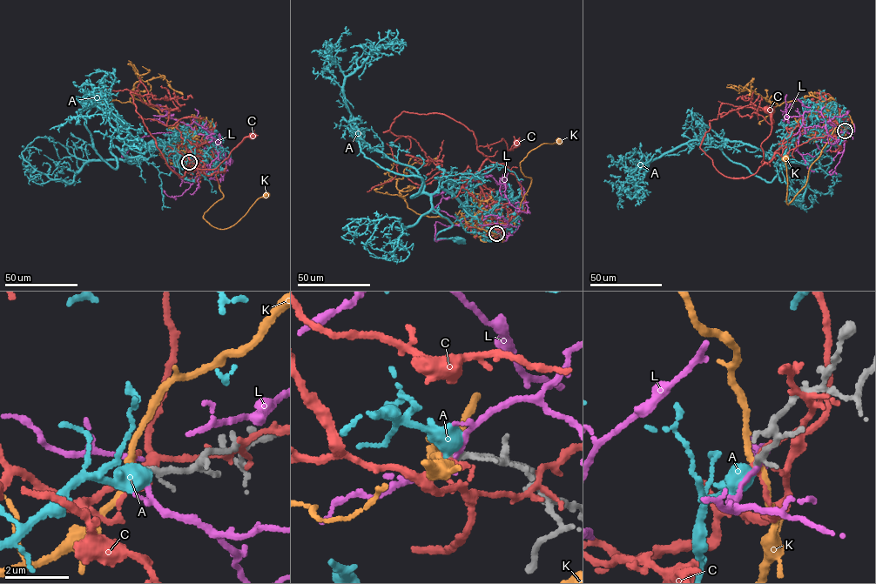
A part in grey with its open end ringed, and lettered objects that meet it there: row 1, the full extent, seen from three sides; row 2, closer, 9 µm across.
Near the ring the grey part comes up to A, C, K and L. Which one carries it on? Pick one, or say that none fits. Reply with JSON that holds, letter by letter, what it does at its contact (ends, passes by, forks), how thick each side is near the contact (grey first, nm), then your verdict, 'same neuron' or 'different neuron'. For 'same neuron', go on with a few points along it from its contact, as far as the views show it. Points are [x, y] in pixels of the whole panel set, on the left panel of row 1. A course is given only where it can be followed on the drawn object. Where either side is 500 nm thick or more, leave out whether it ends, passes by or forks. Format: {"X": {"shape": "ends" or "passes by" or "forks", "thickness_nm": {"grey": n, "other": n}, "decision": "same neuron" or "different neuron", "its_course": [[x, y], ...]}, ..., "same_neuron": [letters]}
{"A": {"shape": "passes by", "thickness_nm": {"grey": 140, "other": 440}, "decision": "same neuron", "its_course": [[189, 162], [179, 167], [171, 142], [124, 161], [142, 160], [129, 158], [124, 152], [126, 149], [153, 144]]}, "C": {"shape": "passes by", "thickness_nm": {"grey": 140, "other": 110}, "decision": "different neuron"}, "K": {"shape": "passes by", "thickness_nm": {"grey": 140, "other": 200}, "decision": "different neuron"}, "L": {"shape": "passes by", "thickness_nm": {"grey": 140, "other": 150}, "decision": "different neuron"}, "same_neuron": ["A"]}

